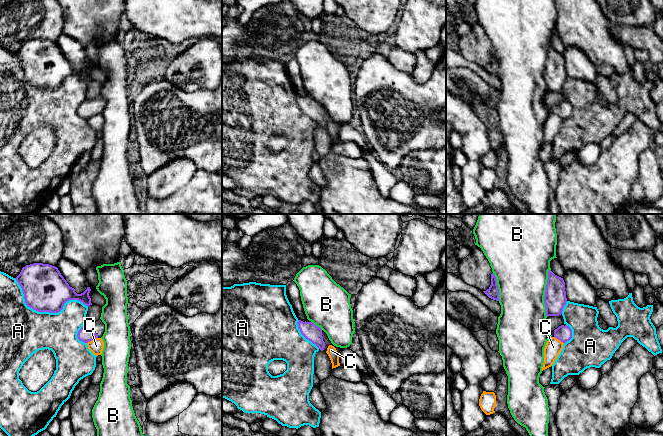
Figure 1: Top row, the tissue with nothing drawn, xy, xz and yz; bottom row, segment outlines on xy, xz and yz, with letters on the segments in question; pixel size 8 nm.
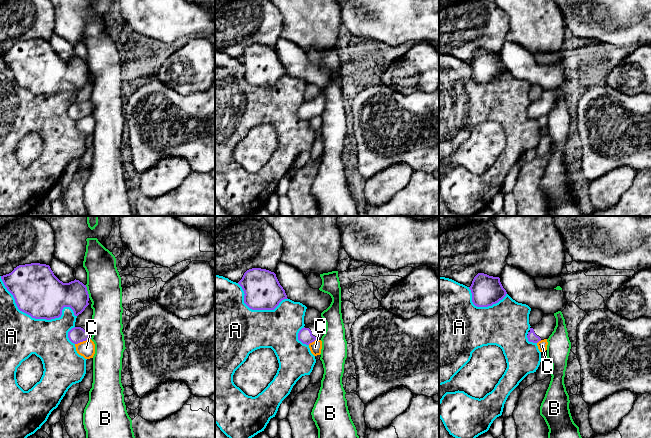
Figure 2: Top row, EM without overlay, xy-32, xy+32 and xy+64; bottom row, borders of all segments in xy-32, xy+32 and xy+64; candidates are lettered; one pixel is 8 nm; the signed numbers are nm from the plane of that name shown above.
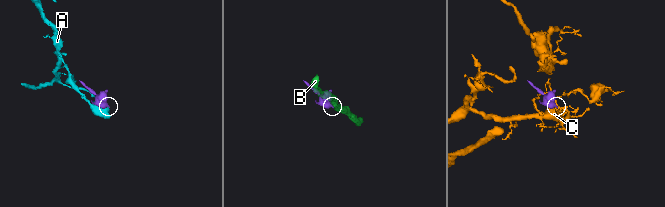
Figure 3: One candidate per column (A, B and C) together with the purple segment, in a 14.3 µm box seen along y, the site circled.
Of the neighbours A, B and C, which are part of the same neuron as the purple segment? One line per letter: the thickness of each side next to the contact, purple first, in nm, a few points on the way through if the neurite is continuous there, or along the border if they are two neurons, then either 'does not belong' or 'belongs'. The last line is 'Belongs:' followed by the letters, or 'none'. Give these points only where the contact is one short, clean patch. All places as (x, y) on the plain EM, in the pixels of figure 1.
A: calibres 360 and 380 nm; does not belong
B: calibres 180 and 420 nm; does not belong
C: calibres 130 and 120 nm; border xy (97, 113), (87, 119); does not belong
Belongs: none

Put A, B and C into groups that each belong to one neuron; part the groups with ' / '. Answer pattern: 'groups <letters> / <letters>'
groups A / B / C

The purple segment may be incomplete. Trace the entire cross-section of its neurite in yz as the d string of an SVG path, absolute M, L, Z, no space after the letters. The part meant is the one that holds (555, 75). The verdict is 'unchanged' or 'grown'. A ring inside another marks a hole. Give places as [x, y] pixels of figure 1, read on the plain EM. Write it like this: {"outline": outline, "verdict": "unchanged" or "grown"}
{"outline": "M551 46L548 47L548 56L544 72L546 92L559 92L562 90L566 81L565 58L563 54L555 51Z", "verdict": "unchanged"}

